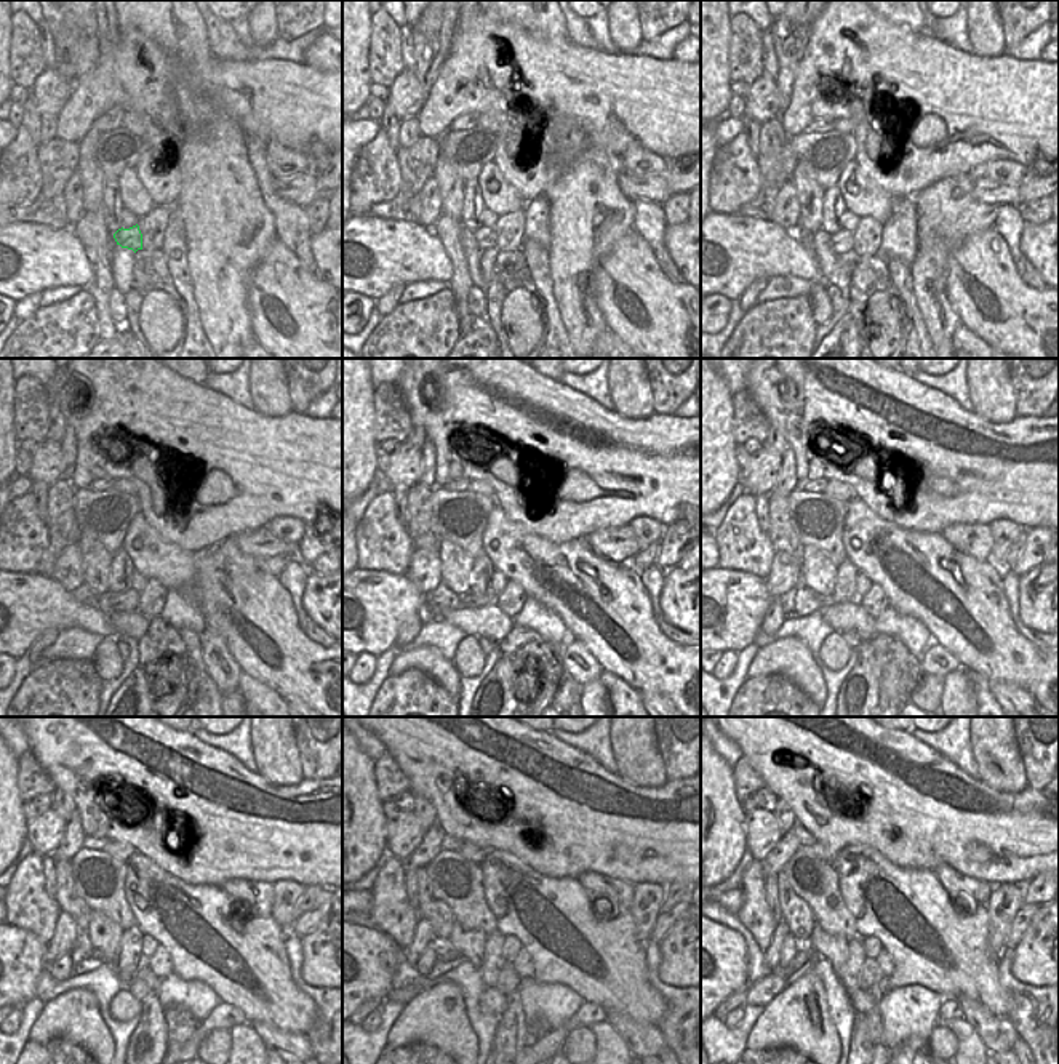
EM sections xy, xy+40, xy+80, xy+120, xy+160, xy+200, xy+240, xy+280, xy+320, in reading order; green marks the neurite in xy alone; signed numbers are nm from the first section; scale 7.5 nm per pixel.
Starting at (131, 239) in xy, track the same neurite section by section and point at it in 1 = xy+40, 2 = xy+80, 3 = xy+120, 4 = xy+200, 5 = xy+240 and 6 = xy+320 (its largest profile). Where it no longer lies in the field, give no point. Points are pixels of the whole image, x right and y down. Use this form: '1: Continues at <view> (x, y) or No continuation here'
1: Continues at xy+40 (487, 239)
2: Continues at xy+80 (842, 242)
3: Continues at xy+120 (127, 600)
4: Continues at xy+200 (800, 600)
5: Continues at xy+240 (85, 957)
6: Continues at xy+320 (760, 994)

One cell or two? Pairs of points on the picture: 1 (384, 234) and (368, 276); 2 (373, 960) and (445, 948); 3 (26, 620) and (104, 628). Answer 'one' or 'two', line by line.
1: one
2: two
3: one

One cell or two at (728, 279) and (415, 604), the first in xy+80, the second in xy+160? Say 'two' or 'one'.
one

